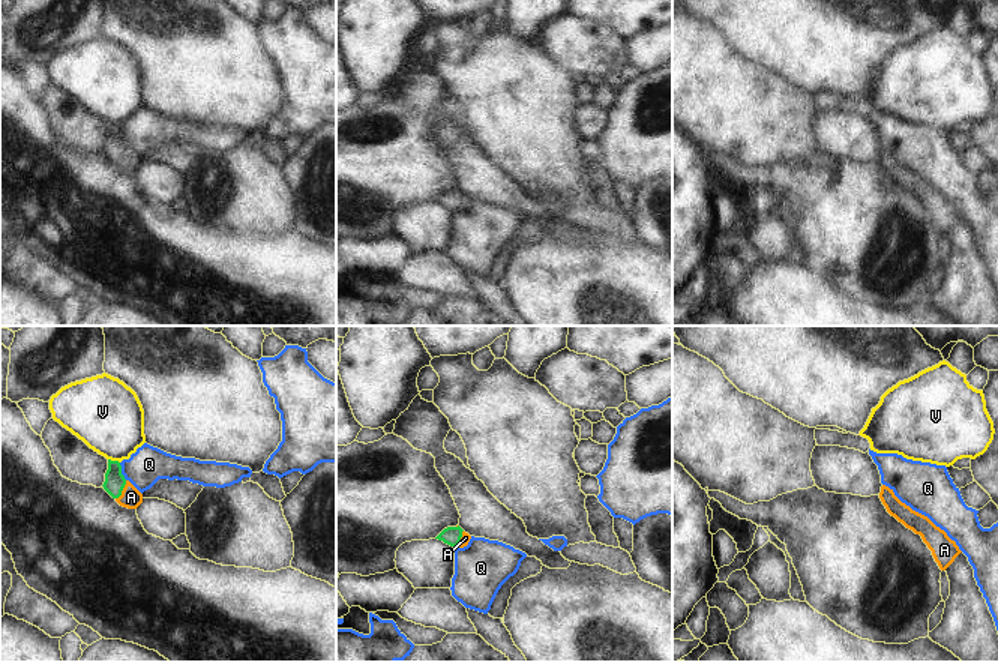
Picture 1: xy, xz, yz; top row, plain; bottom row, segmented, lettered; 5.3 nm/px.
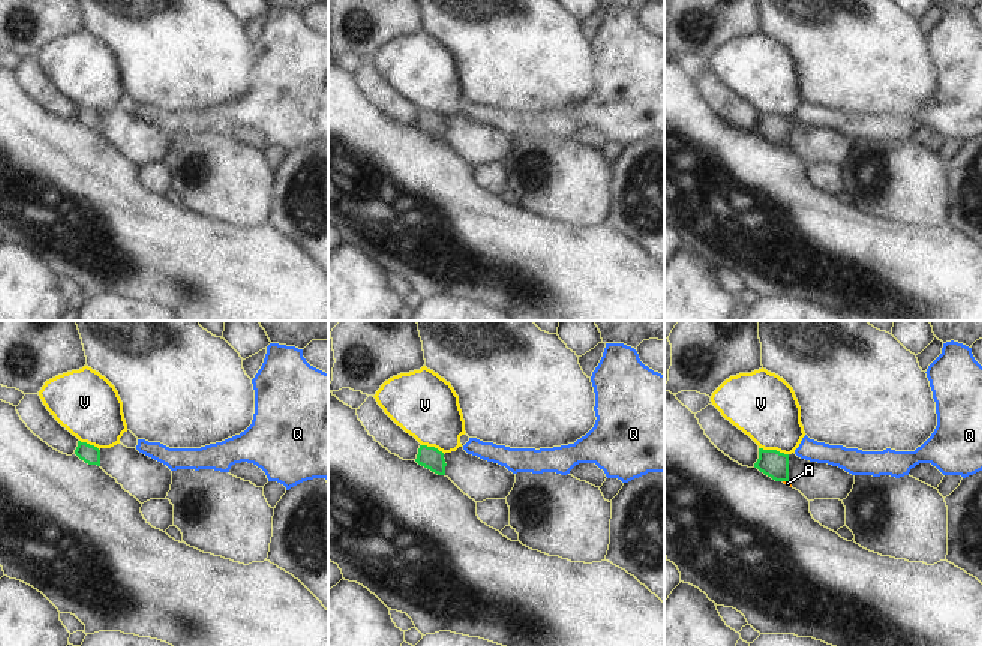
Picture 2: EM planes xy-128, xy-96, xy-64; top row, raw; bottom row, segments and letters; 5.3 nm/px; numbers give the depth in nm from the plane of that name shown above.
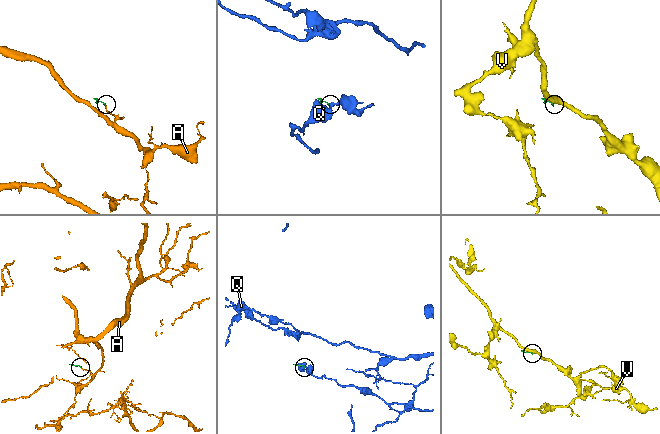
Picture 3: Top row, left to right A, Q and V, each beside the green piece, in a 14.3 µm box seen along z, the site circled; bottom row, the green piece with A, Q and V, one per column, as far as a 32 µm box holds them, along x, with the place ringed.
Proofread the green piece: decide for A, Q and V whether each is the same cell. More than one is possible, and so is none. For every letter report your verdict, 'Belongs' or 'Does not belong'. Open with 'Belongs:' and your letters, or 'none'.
Belongs: A
A: Belongs
Q: Does not belong
V: Does not belong

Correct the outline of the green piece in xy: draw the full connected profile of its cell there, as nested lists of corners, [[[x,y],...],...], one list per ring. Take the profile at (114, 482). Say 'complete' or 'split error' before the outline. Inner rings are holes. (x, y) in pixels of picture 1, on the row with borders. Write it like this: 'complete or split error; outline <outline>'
split error; outline [[[108,459],[104,489],[123,507],[137,509],[143,503],[143,494],[122,474],[119,461]]]

